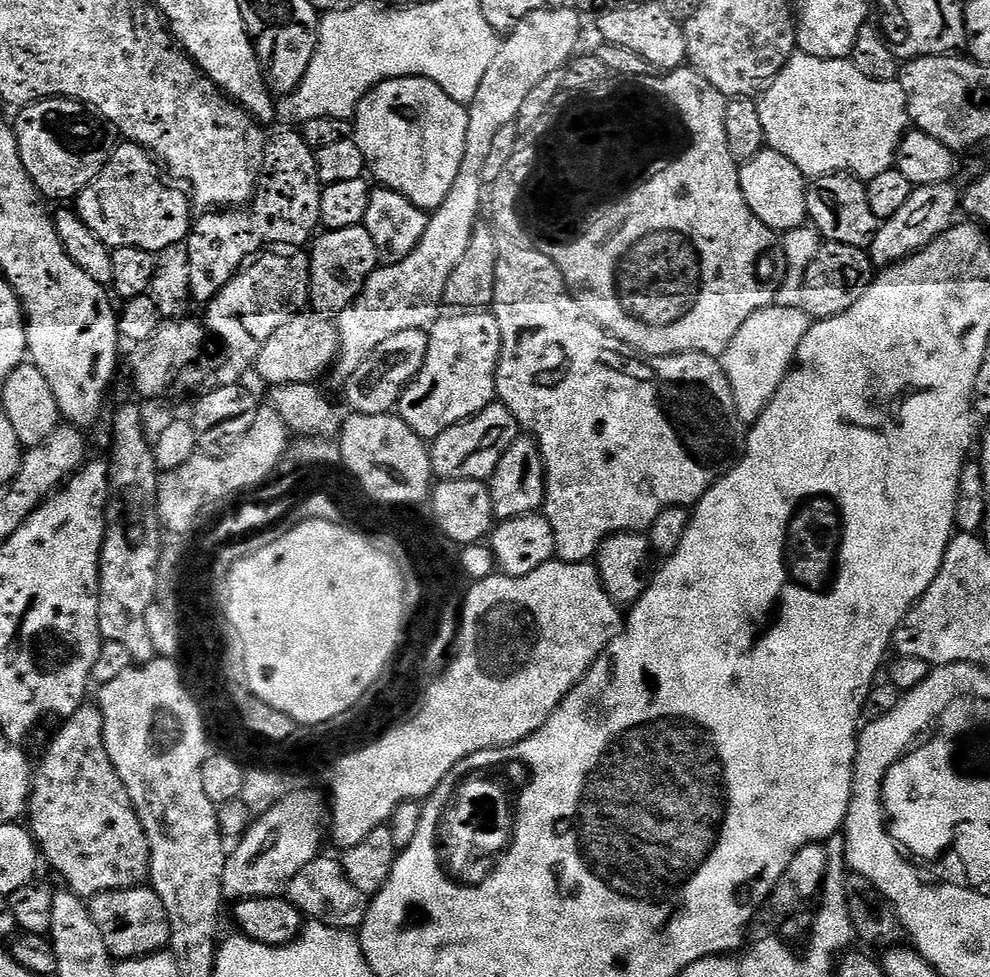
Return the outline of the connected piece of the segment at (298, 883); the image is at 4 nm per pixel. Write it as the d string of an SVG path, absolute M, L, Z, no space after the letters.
M327 854L317 856L294 874L286 889L286 899L309 921L345 930L358 930L364 925L370 903L366 893L350 882L343 863L339 859L331 860Z

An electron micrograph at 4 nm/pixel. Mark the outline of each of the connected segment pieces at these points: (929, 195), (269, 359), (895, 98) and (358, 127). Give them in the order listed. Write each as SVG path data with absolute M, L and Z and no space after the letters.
M955 183L926 184L917 187L910 194L910 202L894 214L894 218L883 221L874 238L870 255L872 263L876 266L891 266L911 256L913 252L919 252L927 246L932 239L940 236L948 228L953 227L952 215L958 212L958 188L956 192Z
M311 310L292 316L258 350L254 365L257 372L268 386L274 384L311 384L319 381L319 376L329 371L340 355L340 339L335 323L327 316L320 316Z
M803 54L792 55L776 81L759 97L758 115L762 118L765 145L790 158L806 178L848 172L865 182L873 180L895 165L900 141L910 128L906 94L899 82L866 78L851 59L823 60Z
M425 76L383 80L356 105L354 139L371 179L377 185L402 194L414 206L435 210L442 206L458 166L464 161L468 110L446 90Z

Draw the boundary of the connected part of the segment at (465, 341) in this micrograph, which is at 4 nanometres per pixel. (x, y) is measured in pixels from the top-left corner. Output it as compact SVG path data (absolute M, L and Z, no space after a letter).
M465 308L463 310L448 310L436 317L428 332L428 350L426 362L422 370L408 383L400 403L398 415L400 419L414 430L425 442L438 439L446 430L455 424L461 424L471 416L477 416L486 410L497 399L496 394L496 367L500 365L500 347L502 334L495 316L491 311L479 308Z

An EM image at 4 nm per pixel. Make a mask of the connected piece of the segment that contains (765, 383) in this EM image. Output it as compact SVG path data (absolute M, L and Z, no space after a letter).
M769 306L750 314L750 318L742 322L742 330L734 334L734 342L730 342L724 352L722 363L734 394L734 406L738 406L738 418L745 426L755 424L768 409L768 403L793 367L802 338L806 338L813 323L803 308Z

